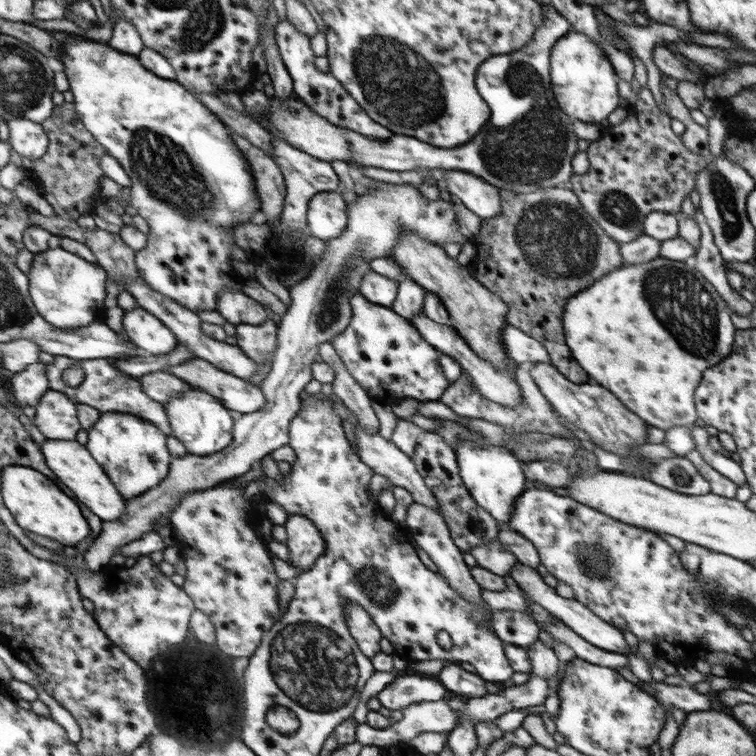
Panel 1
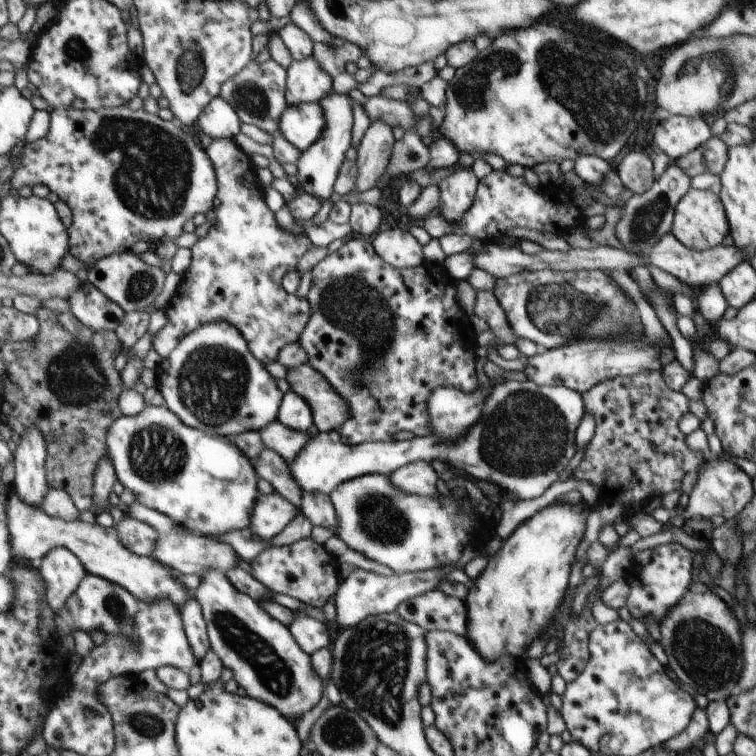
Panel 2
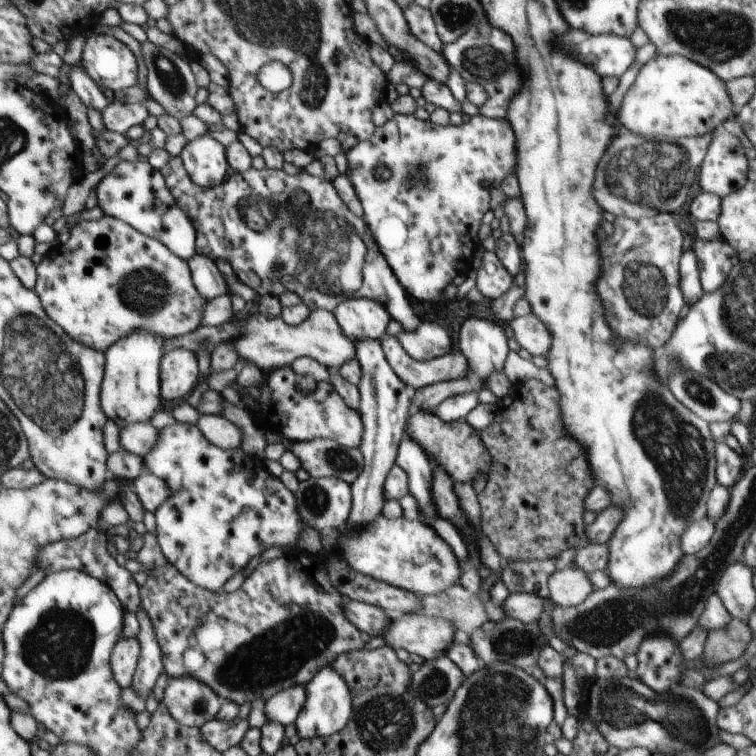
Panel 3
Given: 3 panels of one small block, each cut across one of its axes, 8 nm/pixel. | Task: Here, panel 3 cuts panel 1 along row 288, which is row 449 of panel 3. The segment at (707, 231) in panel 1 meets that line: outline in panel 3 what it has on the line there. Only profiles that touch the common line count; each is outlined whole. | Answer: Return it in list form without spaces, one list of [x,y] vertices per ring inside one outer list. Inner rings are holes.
[[[722,442],[716,443],[715,458],[715,476],[718,478],[718,485],[731,489],[742,476],[748,464],[747,458],[736,454],[732,448]]]

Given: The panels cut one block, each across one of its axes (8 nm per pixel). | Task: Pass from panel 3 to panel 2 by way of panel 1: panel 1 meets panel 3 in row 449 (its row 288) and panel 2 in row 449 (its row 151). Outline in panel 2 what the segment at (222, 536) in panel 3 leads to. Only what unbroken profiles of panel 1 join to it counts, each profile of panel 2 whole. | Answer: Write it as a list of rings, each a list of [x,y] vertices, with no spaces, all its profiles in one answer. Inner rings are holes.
[[[148,405],[140,415],[122,416],[112,426],[107,444],[118,479],[138,498],[138,502],[173,517],[198,535],[214,537],[251,528],[255,505],[260,500],[260,478],[254,462],[232,438],[191,427],[166,405]]]

